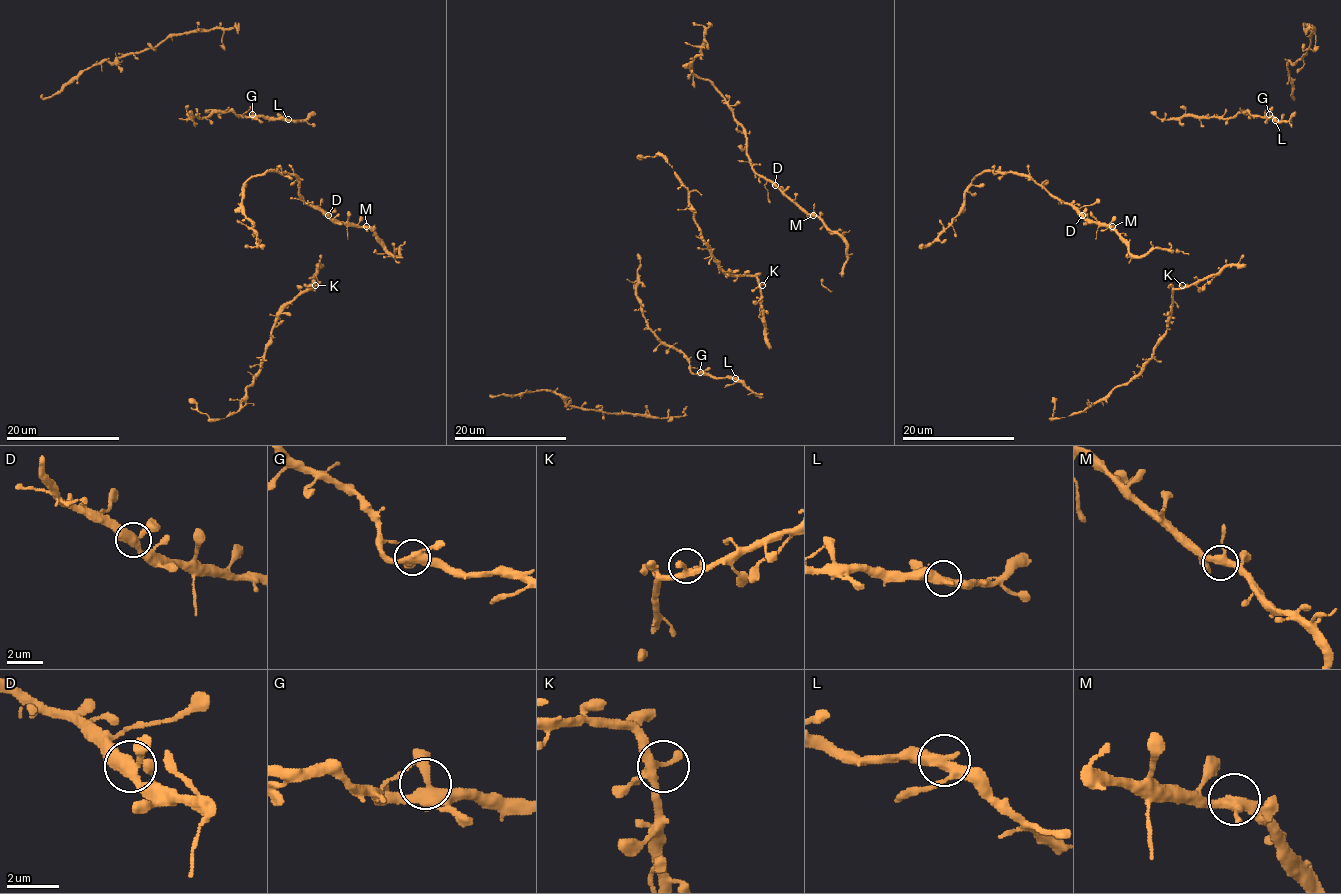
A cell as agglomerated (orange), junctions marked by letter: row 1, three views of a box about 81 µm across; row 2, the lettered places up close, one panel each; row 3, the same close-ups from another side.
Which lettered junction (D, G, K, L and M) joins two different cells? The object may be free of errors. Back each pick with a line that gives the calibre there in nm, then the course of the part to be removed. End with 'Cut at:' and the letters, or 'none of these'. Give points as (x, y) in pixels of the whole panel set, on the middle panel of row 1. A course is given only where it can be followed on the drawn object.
Cut at: none of these

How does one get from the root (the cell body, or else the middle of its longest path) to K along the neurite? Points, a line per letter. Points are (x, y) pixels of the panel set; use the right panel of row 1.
K: (1223, 267), (1214, 274), (1182, 285)

